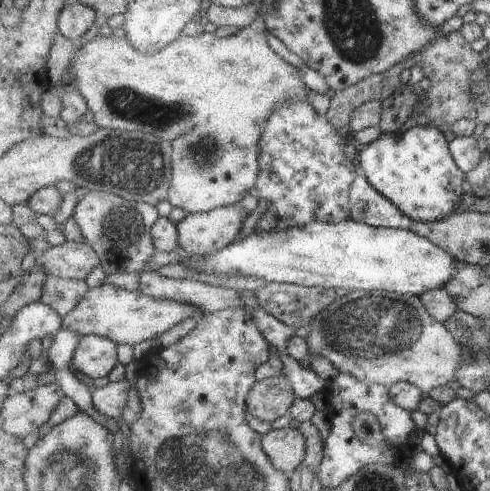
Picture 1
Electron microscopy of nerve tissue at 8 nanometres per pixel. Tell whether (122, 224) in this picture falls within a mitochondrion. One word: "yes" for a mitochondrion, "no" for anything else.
yes

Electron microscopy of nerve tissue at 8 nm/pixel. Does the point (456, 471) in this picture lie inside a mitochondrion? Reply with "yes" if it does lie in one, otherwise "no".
no

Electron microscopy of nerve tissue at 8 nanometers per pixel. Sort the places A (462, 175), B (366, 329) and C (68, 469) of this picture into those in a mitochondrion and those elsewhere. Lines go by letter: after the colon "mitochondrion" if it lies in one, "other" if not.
A: other
B: mitochondrion
C: mitochondrion

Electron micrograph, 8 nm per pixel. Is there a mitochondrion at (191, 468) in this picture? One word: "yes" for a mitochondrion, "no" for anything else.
yes

